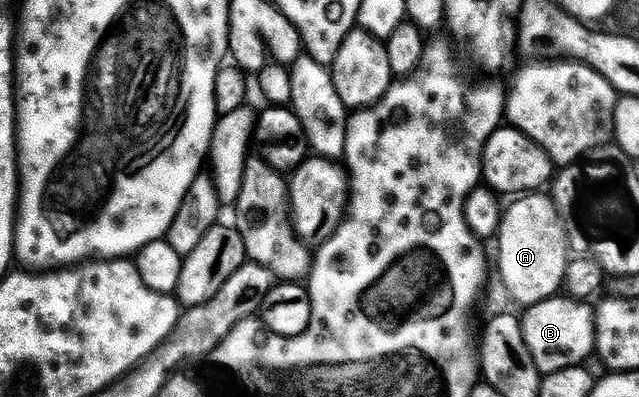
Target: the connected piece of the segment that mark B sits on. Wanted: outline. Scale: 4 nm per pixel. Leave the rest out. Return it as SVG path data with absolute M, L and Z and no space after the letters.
M566 295L551 297L523 310L522 335L541 375L562 371L571 365L584 365L596 348L596 319L591 304L573 301Z

